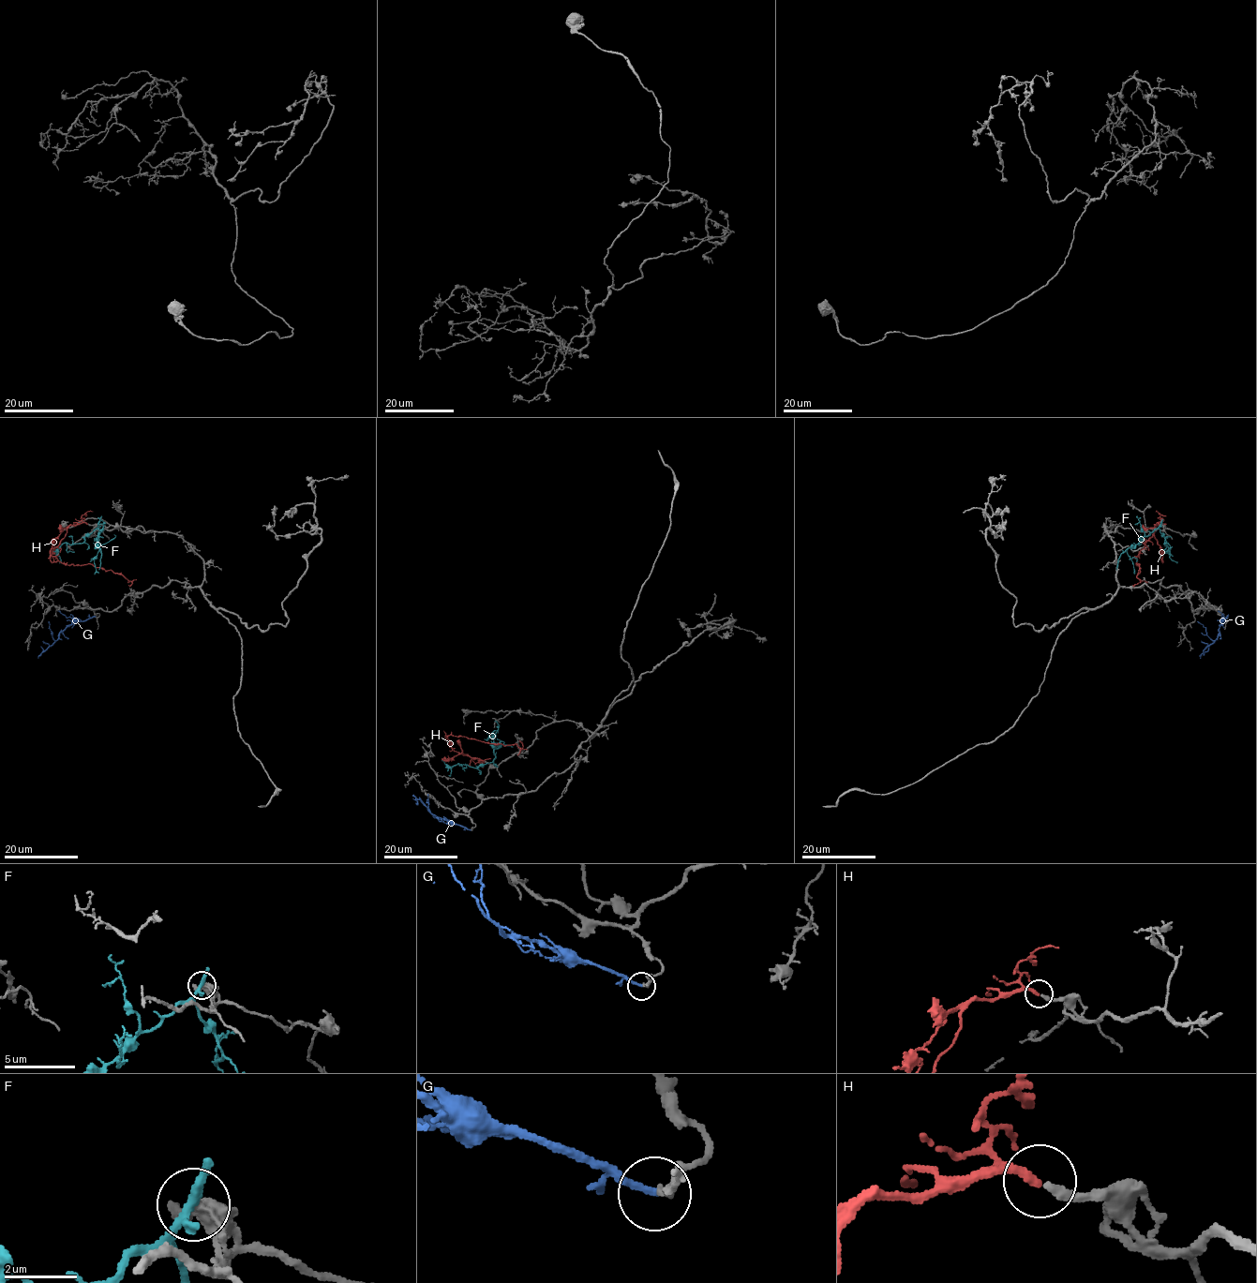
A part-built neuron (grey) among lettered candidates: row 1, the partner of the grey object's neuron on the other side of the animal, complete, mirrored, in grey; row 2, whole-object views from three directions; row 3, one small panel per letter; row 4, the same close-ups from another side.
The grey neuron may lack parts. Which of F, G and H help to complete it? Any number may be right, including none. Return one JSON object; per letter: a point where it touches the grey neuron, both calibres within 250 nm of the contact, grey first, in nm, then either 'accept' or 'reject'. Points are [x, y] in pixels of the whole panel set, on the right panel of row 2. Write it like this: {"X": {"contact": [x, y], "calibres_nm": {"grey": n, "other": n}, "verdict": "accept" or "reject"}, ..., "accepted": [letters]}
{"F": {"contact": [1160, 524], "calibres_nm": {"grey": 280, "other": 190}, "verdict": "reject"}, "G": {"contact": [1227, 617], "calibres_nm": {"grey": 100, "other": 190}, "verdict": "reject"}, "H": {"contact": [1159, 523], "calibres_nm": {"grey": 240, "other": 260}, "verdict": "accept"}, "accepted": ["H"]}

